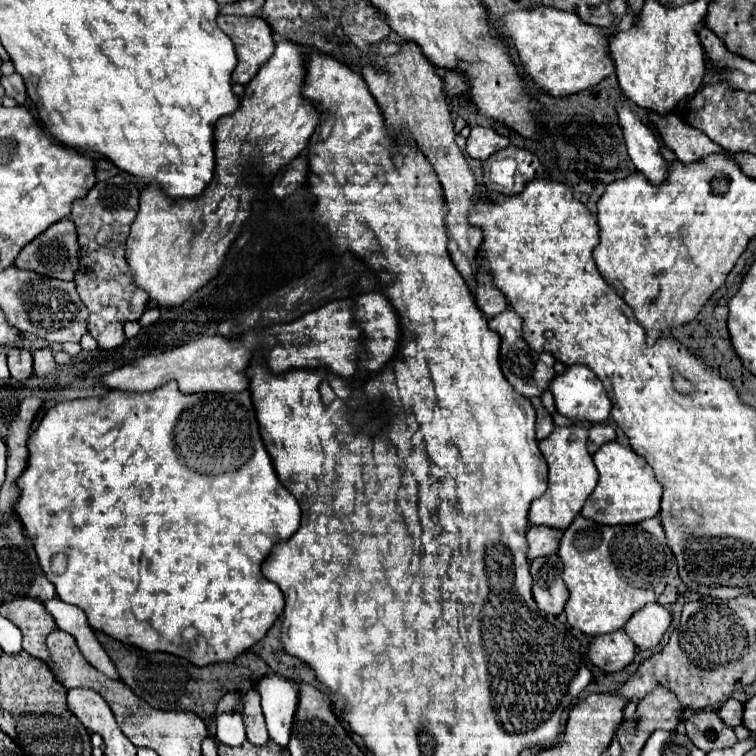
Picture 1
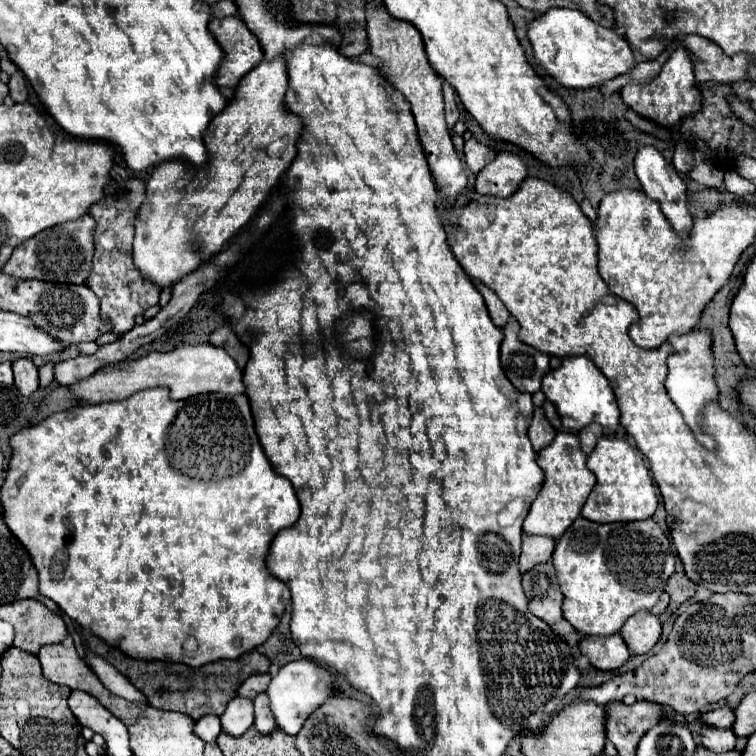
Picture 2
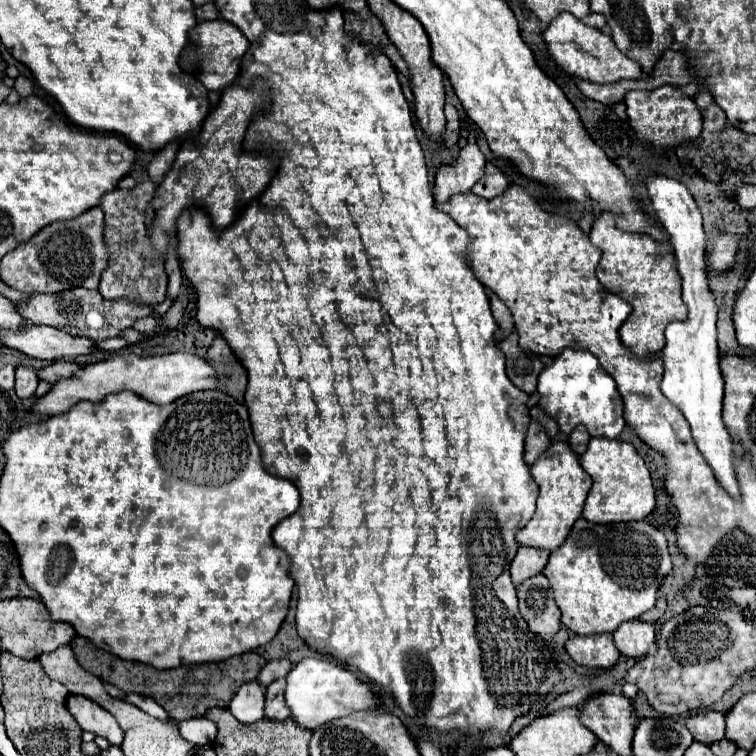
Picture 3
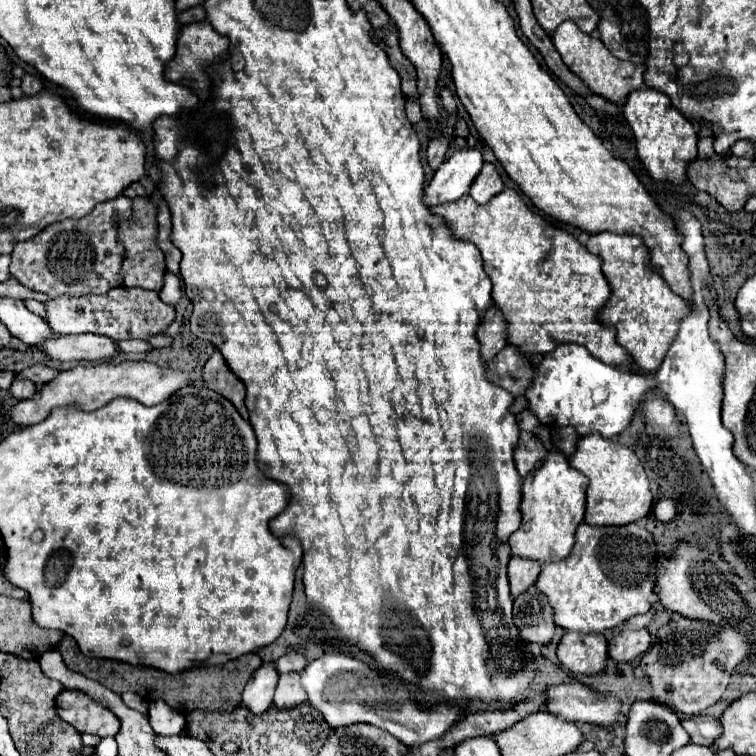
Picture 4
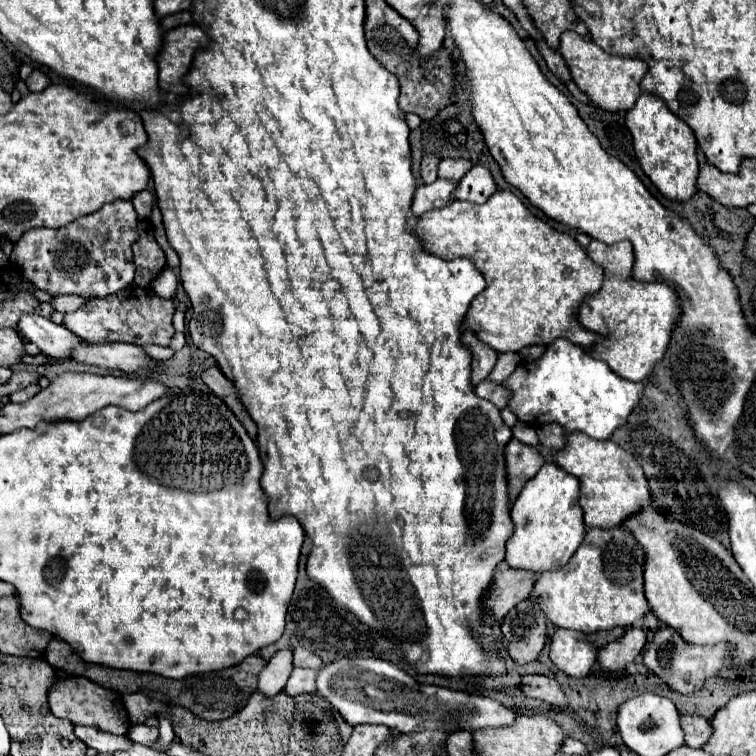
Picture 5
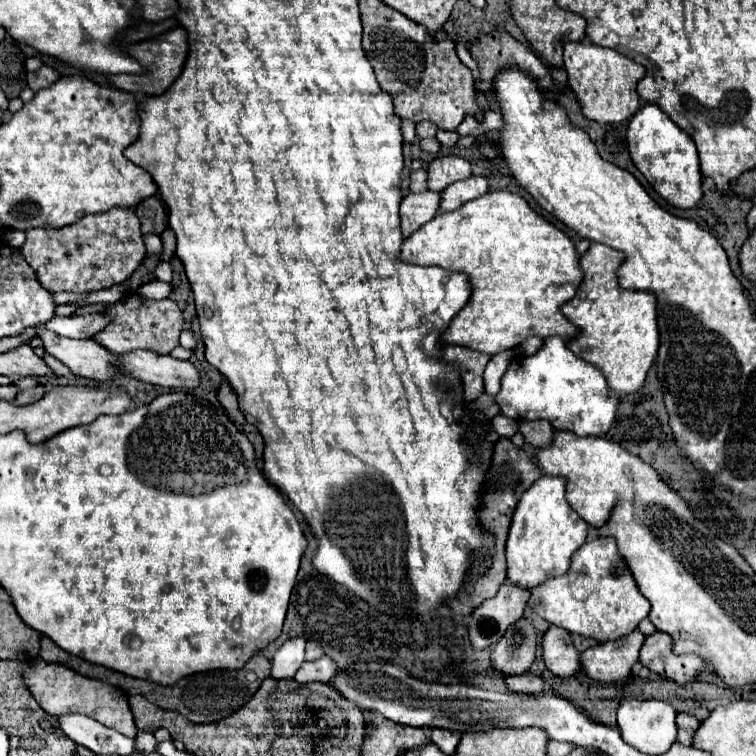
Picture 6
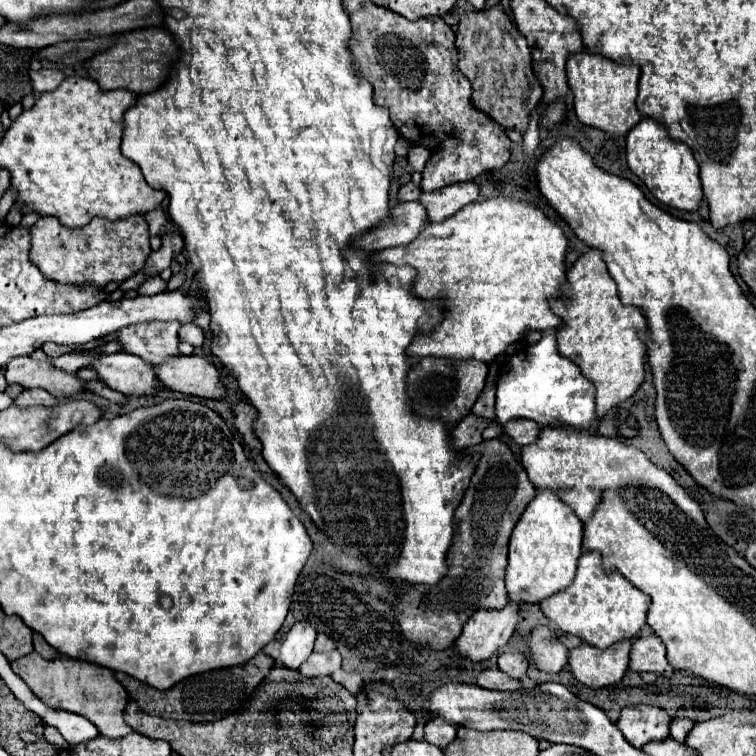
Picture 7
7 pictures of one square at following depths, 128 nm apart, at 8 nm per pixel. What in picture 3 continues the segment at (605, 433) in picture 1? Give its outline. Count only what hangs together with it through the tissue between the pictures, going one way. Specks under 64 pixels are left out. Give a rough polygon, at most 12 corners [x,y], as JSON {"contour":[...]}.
{"contour":[[584,426],[574,428],[568,444],[578,456],[586,452],[588,432]]}

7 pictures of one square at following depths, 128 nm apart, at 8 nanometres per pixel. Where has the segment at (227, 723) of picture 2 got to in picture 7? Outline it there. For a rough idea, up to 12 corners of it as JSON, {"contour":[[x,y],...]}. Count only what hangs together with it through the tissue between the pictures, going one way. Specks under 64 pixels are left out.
{"contour":[[296,622],[282,642],[280,664],[292,670],[312,654],[318,632]]}

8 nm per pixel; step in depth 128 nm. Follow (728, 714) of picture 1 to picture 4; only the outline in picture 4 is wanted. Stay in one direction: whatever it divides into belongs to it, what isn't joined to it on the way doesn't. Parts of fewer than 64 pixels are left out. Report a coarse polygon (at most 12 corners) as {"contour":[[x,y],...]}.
{"contour":[[686,716],[690,742],[712,746],[722,726],[714,716]]}

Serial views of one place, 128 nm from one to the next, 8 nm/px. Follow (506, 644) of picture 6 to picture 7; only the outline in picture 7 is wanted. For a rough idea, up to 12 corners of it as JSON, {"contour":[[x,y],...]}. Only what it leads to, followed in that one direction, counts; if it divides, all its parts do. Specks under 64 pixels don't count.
{"contour":[[506,652],[498,668],[514,680],[526,676],[528,658],[520,652]]}

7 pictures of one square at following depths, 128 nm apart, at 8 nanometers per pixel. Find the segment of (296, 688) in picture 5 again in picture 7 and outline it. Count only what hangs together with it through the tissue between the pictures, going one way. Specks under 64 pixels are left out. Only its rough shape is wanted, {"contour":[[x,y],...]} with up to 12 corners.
{"contour":[[312,652],[300,674],[330,676],[340,668],[340,652]]}

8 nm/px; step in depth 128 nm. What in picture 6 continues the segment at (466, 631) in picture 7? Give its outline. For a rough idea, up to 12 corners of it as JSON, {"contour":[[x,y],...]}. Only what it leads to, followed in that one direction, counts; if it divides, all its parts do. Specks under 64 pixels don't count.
{"contour":[[504,582],[472,612],[472,648],[494,646],[522,618],[528,590]]}

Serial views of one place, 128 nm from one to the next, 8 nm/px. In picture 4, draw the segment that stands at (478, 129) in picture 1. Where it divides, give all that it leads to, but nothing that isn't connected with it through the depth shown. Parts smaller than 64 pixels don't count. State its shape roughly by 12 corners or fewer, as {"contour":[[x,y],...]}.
{"contour":[[478,150],[454,152],[424,188],[424,204],[466,196],[482,164]]}

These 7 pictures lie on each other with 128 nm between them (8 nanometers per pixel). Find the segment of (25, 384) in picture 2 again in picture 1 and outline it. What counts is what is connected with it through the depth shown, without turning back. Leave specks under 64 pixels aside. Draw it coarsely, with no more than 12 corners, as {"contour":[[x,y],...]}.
{"contour":[[10,348],[8,368],[14,380],[32,376],[32,354]]}

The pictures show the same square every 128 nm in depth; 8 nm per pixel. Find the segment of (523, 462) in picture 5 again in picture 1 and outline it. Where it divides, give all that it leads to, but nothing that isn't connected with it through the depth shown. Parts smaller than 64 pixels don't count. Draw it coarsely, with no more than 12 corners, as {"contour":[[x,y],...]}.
{"contour":[[540,402],[536,410],[536,440],[540,442],[554,430],[552,416]]}

